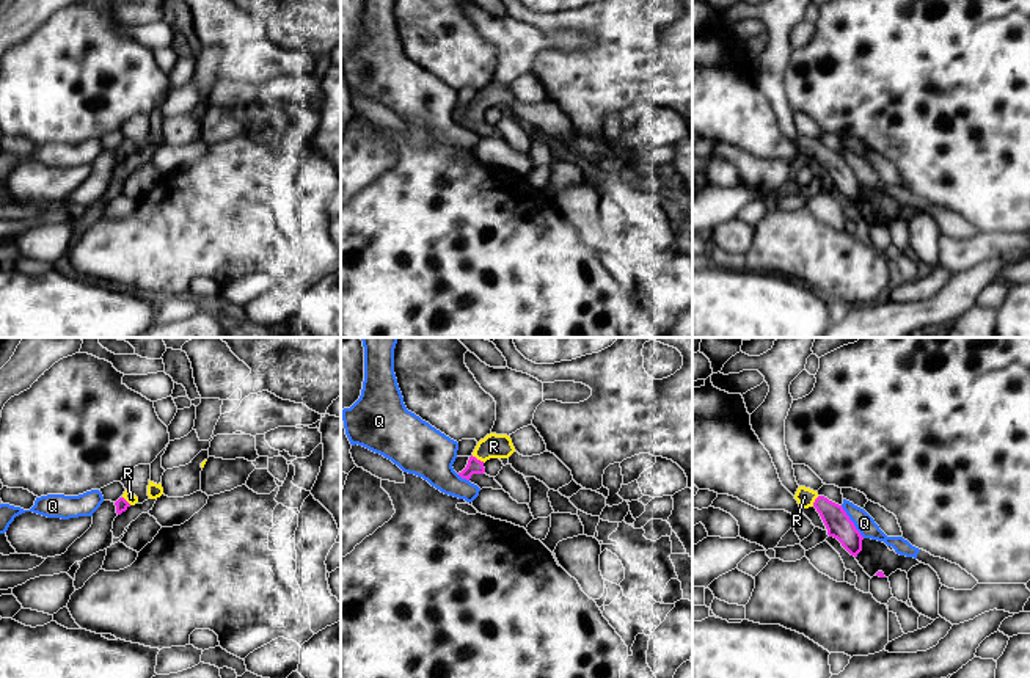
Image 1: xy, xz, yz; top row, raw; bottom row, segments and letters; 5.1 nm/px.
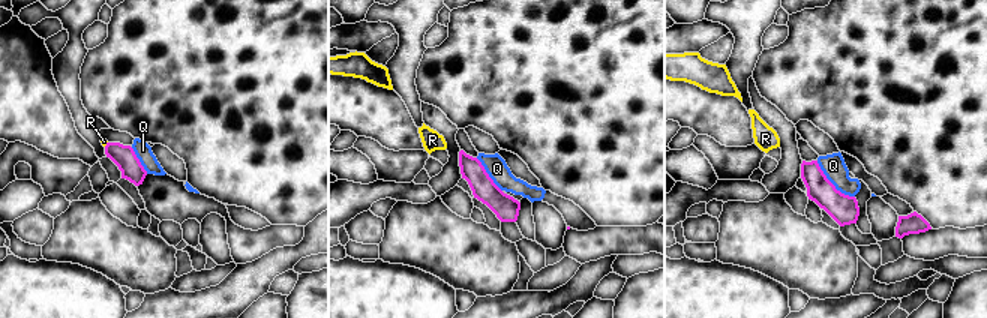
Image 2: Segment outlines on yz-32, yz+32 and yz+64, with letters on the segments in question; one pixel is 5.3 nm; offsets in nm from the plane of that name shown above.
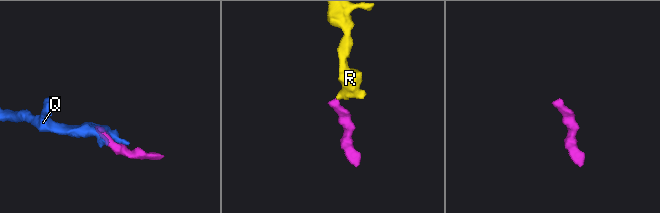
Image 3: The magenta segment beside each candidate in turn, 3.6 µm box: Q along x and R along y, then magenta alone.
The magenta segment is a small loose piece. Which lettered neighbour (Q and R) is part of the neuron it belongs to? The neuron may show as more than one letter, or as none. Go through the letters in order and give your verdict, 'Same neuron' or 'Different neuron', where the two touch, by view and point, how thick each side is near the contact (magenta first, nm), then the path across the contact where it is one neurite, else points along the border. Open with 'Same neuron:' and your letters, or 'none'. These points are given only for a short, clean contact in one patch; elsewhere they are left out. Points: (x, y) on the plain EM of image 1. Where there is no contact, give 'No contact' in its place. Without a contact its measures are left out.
Same neuron: R
Q: Different neuron. Touches magenta at yz (851, 170). Thickness 130 nm (magenta) against 100 nm
R: Same neuron. Touches magenta at xz (476, 107). Thickness 80 nm (magenta) against 130 nm. Path across: xz (474, 115), (476, 107), (487, 96), (493, 94)

